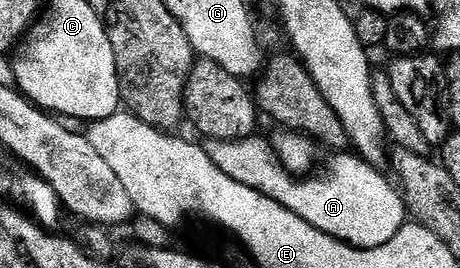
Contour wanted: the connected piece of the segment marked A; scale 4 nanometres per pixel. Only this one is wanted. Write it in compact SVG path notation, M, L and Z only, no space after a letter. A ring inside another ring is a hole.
M261 135L244 137L242 141L209 141L204 146L204 151L215 163L215 167L219 167L219 171L223 171L223 175L235 179L235 183L243 183L243 187L251 187L264 197L278 201L283 207L287 207L287 211L291 211L299 219L309 223L311 227L331 235L337 241L354 245L356 249L379 247L390 241L401 230L401 226L406 224L407 210L404 201L401 200L400 192L373 170L376 168L356 155L334 156L337 158L330 163L326 173L321 173L318 177L309 175L304 179L298 179L294 174L286 172L277 159L274 146L270 142L268 145Z

